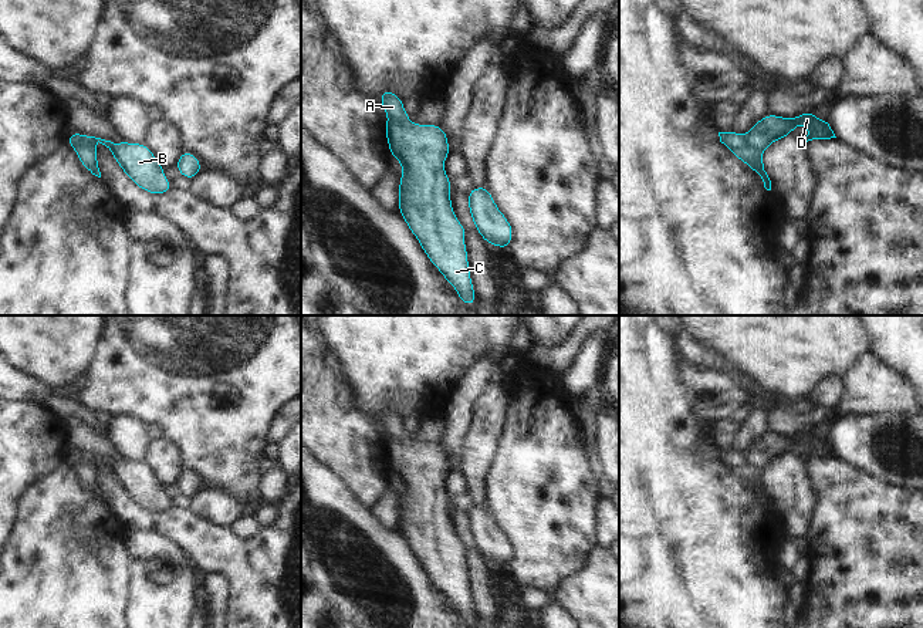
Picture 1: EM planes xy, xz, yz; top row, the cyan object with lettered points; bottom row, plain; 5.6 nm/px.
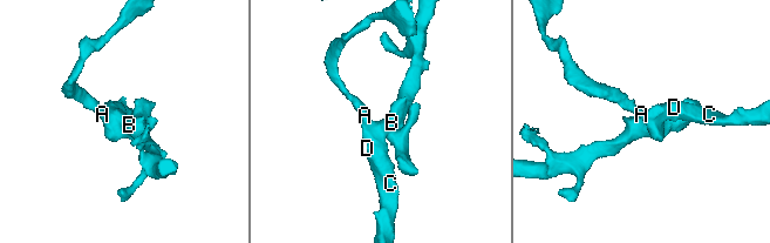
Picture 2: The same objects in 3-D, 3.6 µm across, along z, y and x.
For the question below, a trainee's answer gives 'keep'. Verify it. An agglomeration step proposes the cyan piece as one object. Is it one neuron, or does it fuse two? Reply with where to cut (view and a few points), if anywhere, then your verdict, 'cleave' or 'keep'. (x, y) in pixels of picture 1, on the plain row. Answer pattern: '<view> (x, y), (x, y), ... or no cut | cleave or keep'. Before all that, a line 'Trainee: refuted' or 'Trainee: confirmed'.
Trainee: refuted
yz (743, 453), (750, 465), (761, 470) | cleave

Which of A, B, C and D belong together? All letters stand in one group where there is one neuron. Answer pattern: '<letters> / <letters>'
A / B C D

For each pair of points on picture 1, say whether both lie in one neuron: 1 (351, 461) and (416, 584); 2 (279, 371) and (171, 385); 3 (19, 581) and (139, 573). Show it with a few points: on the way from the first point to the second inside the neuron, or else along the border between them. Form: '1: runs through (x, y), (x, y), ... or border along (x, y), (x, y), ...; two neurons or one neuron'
1: border along (344, 483), (369, 509); two neurons
2: runs through (252, 371), (232, 371), (216, 384), (198, 384); one neuron
3: border along (125, 542), (128, 553), (127, 607); two neurons

